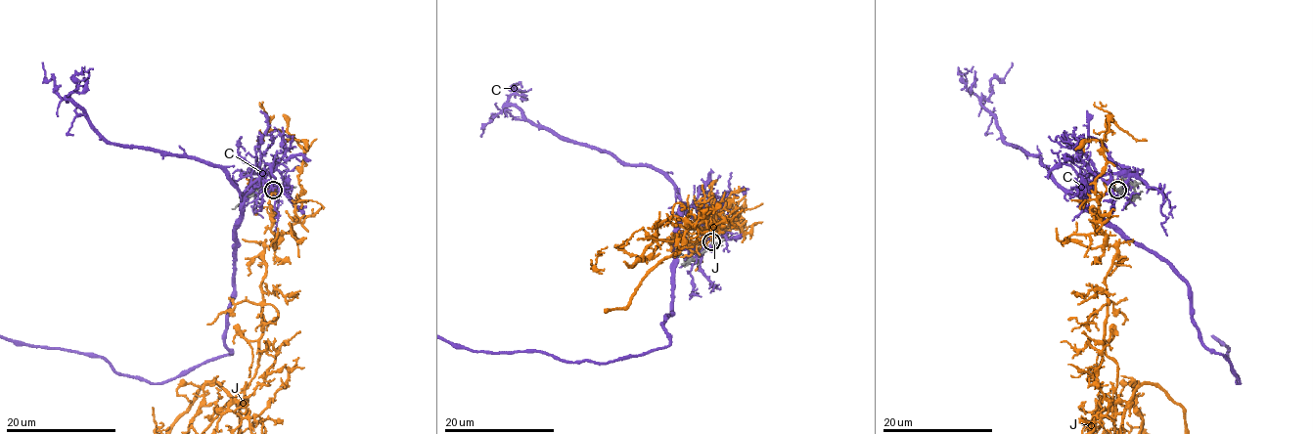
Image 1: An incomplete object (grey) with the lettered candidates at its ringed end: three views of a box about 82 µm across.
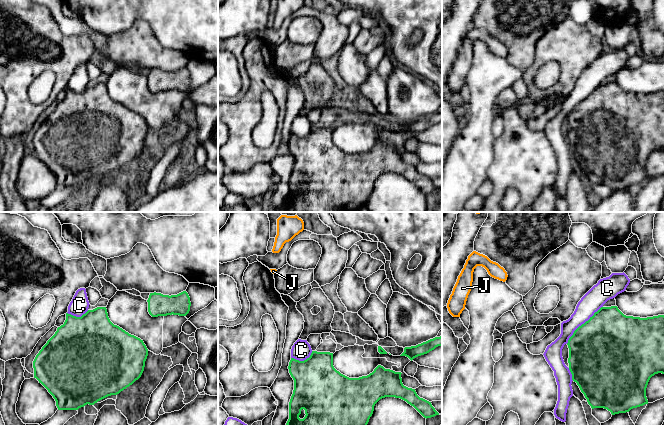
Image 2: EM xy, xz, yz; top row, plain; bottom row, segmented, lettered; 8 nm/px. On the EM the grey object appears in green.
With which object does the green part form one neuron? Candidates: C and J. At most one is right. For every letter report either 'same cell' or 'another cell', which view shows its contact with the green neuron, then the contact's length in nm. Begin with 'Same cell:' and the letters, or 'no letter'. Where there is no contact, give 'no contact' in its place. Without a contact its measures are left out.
Same cell: J
C: another cell; contact in yz; length 420 nm
J: same cell; no contact

